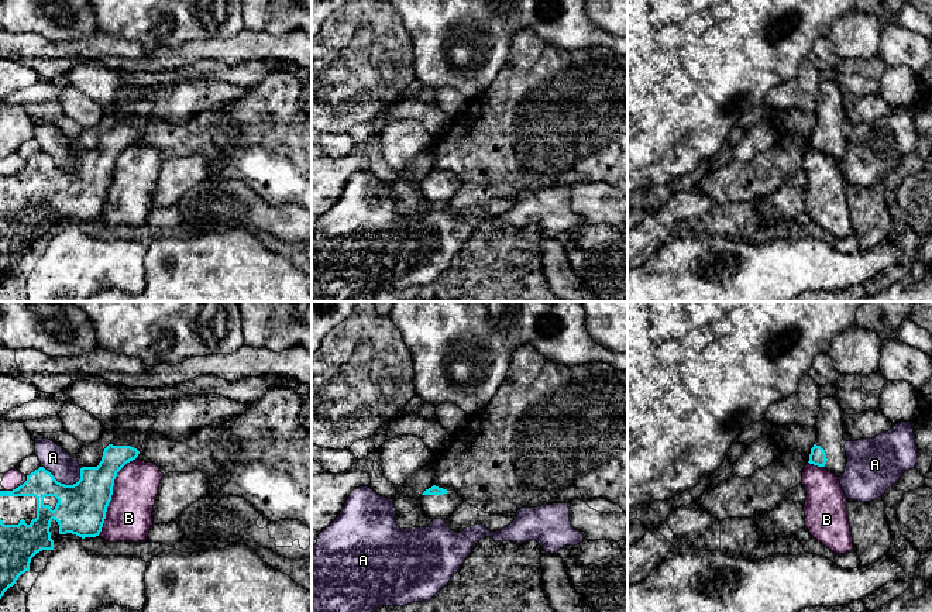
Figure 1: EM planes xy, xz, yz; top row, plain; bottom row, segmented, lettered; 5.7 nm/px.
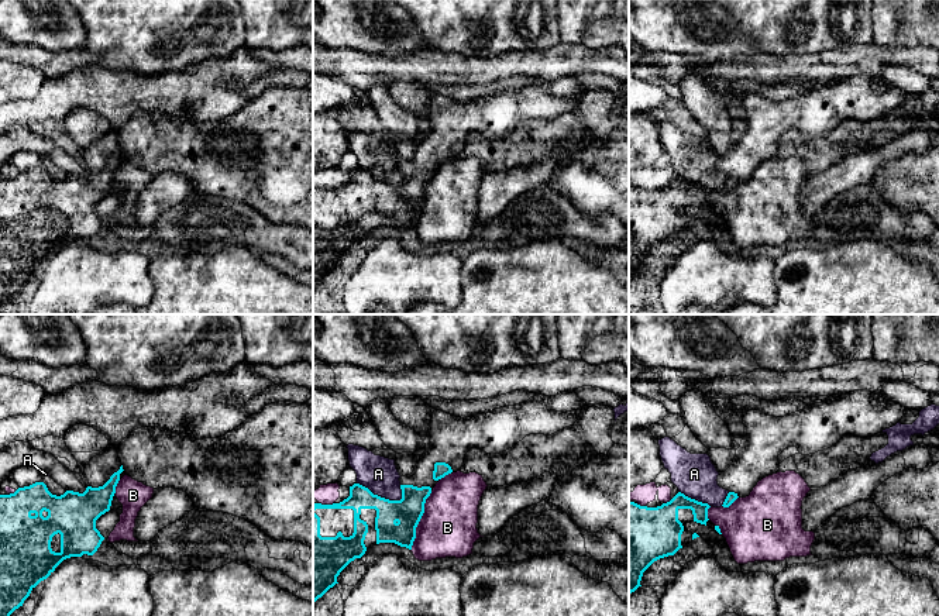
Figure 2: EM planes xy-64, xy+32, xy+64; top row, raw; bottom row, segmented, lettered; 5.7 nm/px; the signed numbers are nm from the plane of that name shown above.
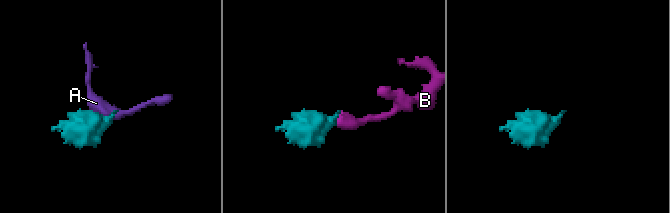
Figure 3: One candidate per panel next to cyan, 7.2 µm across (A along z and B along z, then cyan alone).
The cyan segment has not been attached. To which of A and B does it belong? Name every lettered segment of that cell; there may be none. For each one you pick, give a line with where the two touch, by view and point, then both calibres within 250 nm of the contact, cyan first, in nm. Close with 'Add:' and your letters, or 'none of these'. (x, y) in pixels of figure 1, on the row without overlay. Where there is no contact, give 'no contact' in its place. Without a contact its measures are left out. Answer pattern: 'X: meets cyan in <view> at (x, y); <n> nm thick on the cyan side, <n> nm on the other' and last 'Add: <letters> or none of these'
Add: none of these

